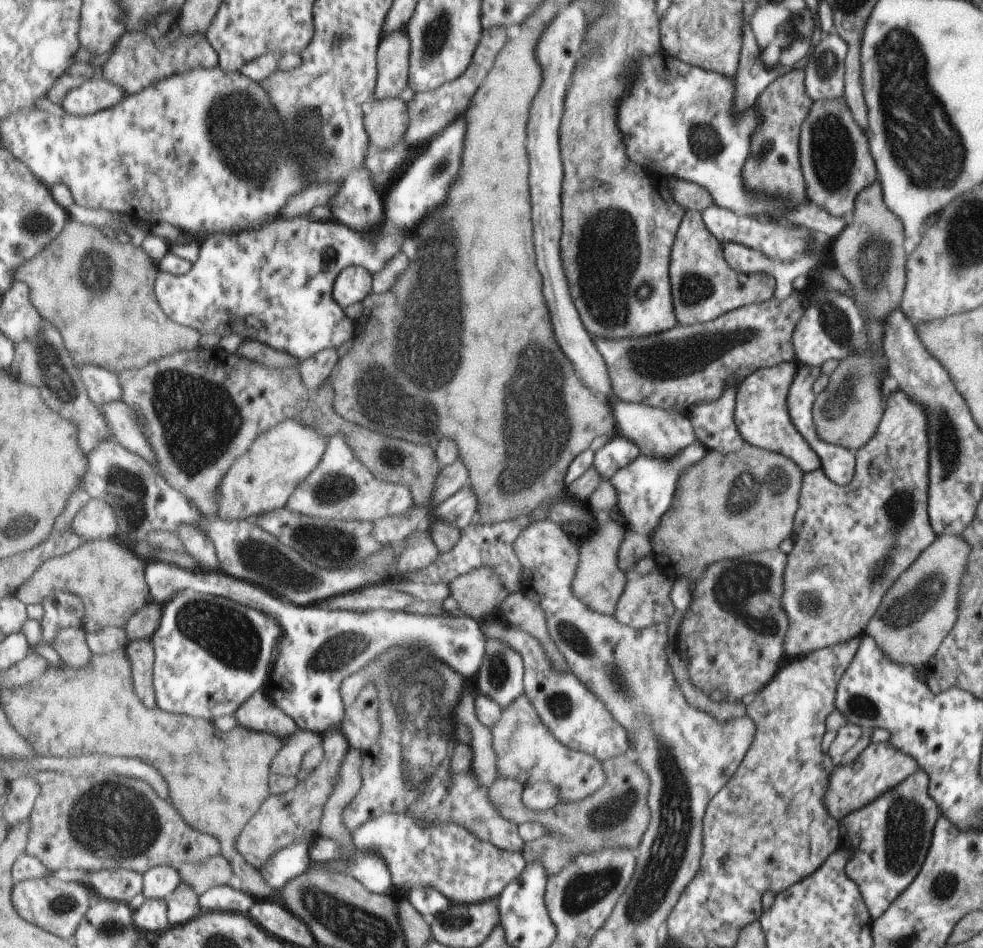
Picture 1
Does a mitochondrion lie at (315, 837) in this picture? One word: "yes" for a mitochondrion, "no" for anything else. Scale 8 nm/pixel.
no

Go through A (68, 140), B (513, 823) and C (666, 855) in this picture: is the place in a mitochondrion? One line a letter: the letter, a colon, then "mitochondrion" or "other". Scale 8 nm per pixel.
A: other
B: other
C: mitochondrion

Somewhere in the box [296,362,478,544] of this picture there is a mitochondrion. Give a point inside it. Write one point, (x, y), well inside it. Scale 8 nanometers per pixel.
(332, 490)

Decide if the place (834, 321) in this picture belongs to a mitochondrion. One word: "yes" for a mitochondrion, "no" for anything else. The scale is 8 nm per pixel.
yes

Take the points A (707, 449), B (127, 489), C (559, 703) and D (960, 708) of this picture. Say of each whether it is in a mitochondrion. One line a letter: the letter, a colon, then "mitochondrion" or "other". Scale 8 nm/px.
A: other
B: mitochondrion
C: mitochondrion
D: other

